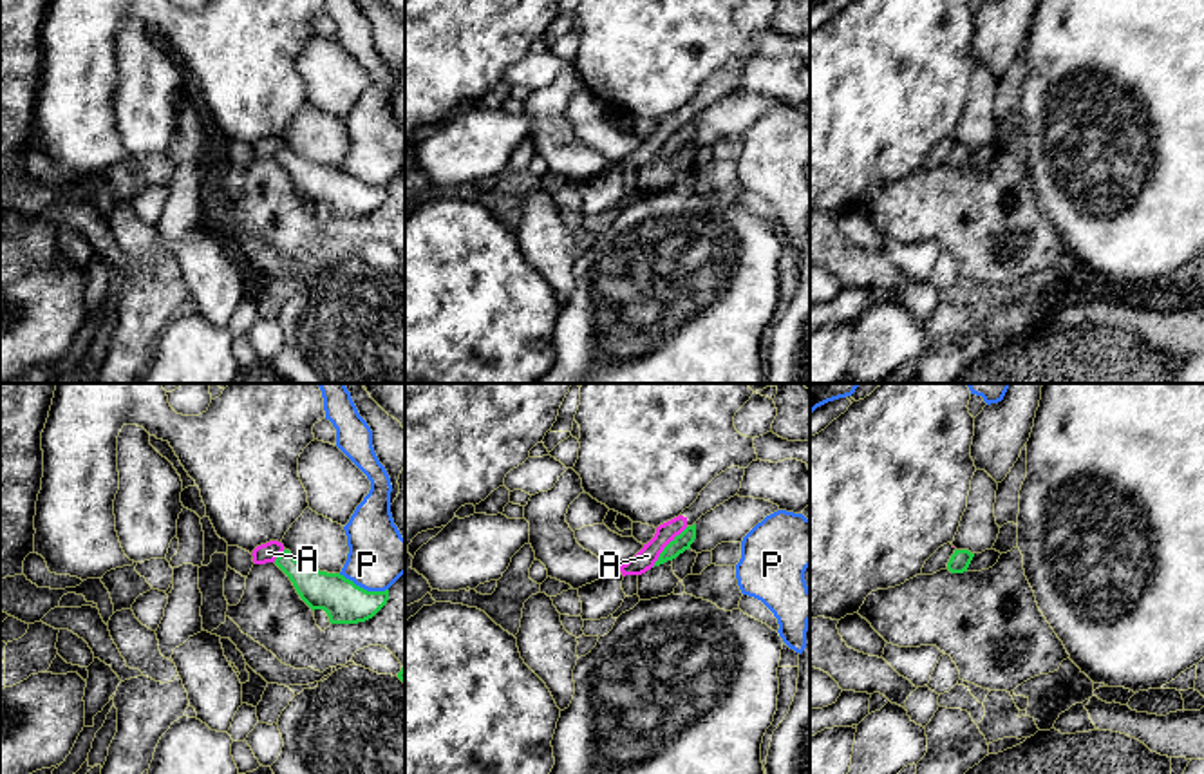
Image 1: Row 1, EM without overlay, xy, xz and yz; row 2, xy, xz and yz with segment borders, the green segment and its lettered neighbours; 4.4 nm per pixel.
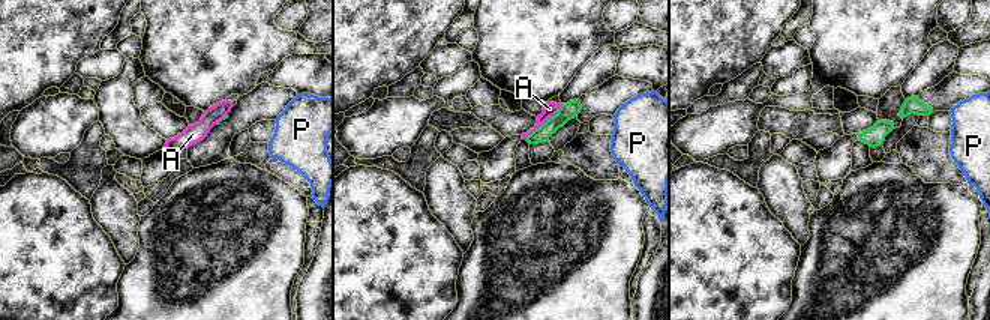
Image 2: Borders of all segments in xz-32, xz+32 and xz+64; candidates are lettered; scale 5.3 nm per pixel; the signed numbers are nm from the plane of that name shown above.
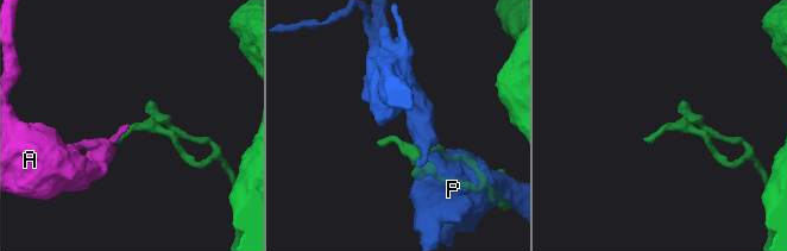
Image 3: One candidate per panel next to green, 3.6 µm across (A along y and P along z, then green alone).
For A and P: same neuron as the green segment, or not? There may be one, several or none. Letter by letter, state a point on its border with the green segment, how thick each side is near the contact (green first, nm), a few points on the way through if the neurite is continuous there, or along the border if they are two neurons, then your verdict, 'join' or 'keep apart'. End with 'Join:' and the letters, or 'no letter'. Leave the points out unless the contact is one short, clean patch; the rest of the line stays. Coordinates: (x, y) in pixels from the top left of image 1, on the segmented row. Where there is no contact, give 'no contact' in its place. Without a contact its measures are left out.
A: xz (666, 547) | 70/90 nm | along xz (687, 527), (664, 548), (651, 566) | keep apart
P: xy (362, 588) | 190/280 nm | keep apart
Join: no letter

